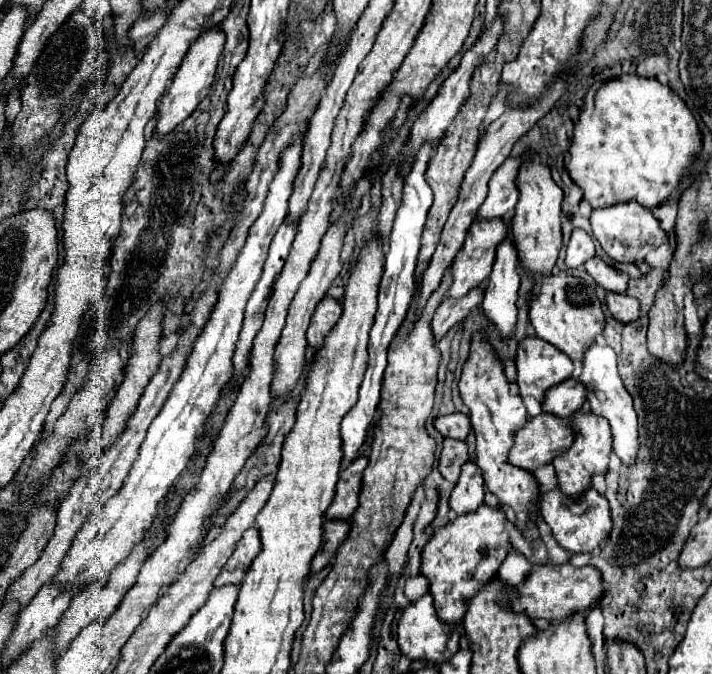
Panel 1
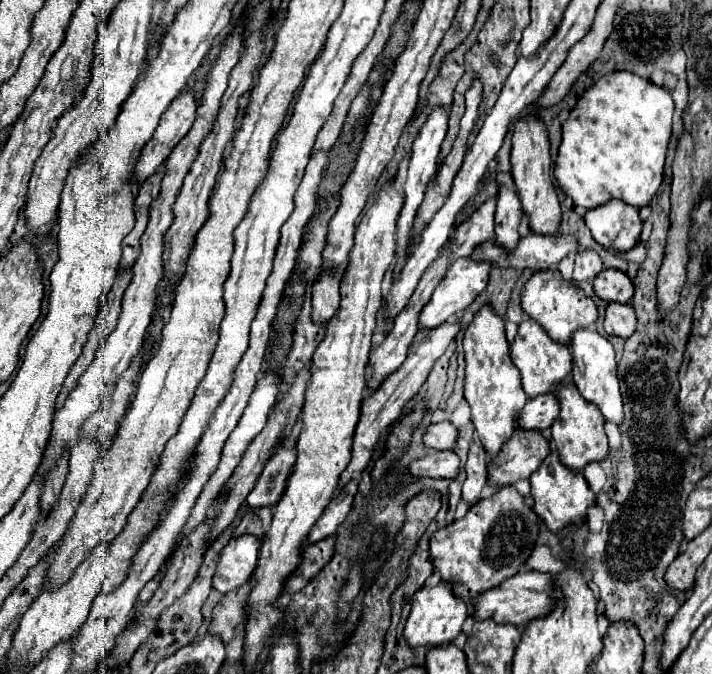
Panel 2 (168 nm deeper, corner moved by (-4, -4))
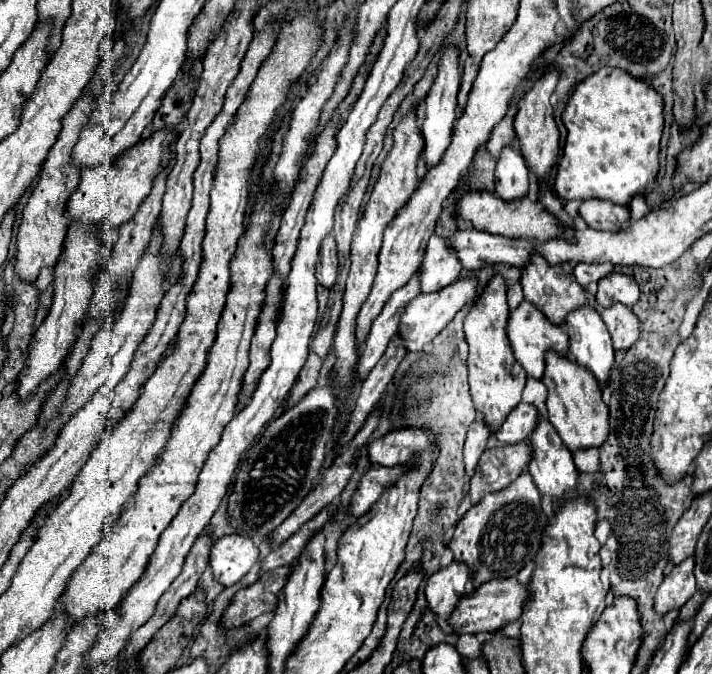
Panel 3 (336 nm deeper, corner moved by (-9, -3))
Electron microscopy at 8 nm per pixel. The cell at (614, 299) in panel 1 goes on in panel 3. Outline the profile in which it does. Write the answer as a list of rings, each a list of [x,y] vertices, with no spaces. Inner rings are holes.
[[[627,306],[605,308],[601,310],[601,316],[609,328],[615,350],[627,350],[639,338],[639,322],[631,308]]]

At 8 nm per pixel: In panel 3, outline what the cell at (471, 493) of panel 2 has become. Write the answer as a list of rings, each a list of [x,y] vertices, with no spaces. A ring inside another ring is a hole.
[[[477,420],[469,426],[467,430],[467,440],[465,440],[465,450],[463,450],[463,456],[465,456],[465,466],[467,466],[467,474],[473,476],[475,472],[475,466],[481,458],[481,454],[485,452],[487,448],[487,440],[491,436],[491,430],[487,428],[487,424],[483,420]]]

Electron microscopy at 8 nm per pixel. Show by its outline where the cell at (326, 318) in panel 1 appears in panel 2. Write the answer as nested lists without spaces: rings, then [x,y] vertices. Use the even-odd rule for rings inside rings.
[[[320,275],[312,287],[312,323],[326,327],[340,305],[338,279],[334,275]]]

